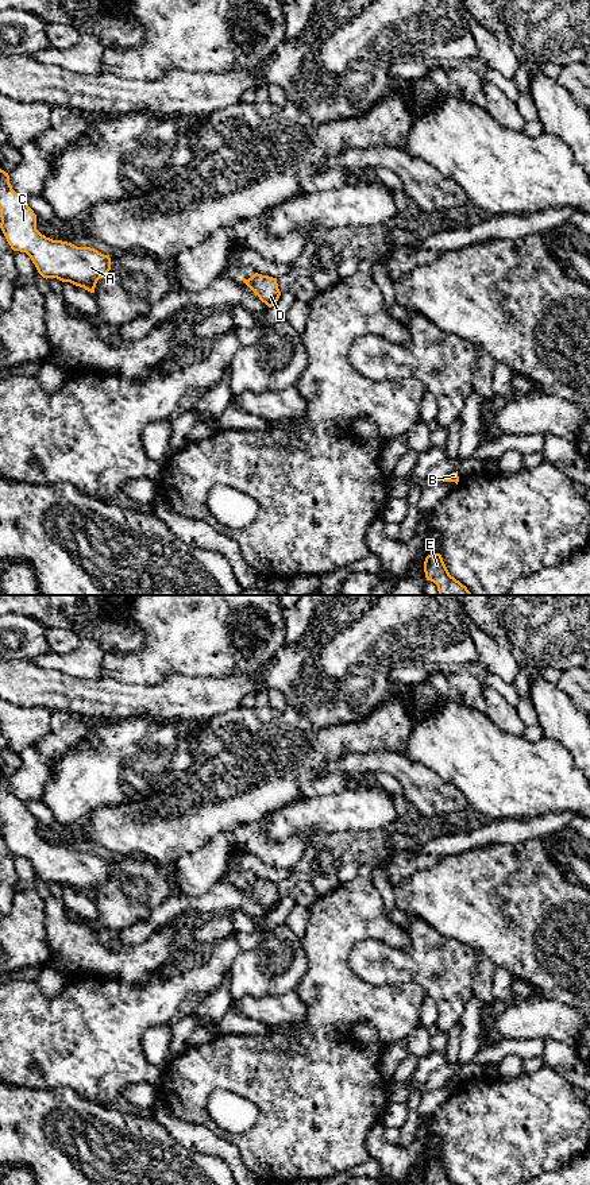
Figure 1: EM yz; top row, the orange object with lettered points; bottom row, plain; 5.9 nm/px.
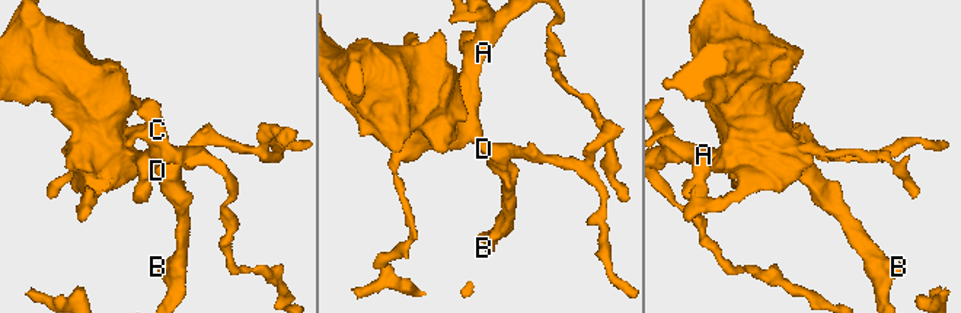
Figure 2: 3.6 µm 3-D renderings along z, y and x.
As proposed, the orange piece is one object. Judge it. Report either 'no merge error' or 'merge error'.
no merge error

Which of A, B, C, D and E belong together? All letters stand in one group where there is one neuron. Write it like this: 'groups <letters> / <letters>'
groups A B C D E

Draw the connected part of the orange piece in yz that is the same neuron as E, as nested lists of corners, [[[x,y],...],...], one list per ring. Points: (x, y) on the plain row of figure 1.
[[[440,1158],[428,1159],[424,1166],[427,1185],[456,1185],[450,1180]]]

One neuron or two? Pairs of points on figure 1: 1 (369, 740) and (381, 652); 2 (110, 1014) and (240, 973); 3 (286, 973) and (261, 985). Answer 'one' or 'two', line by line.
1: two
2: two
3: one

